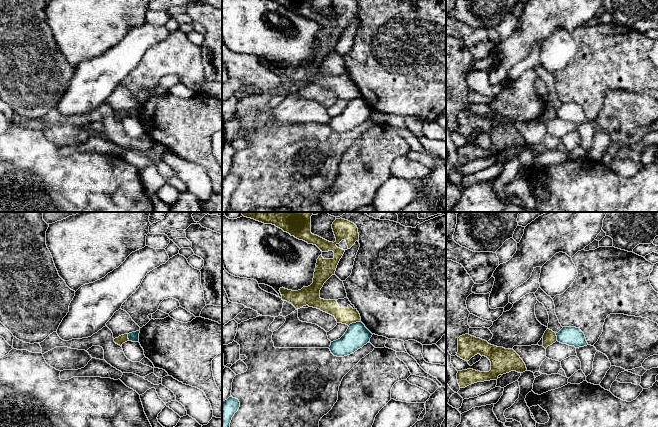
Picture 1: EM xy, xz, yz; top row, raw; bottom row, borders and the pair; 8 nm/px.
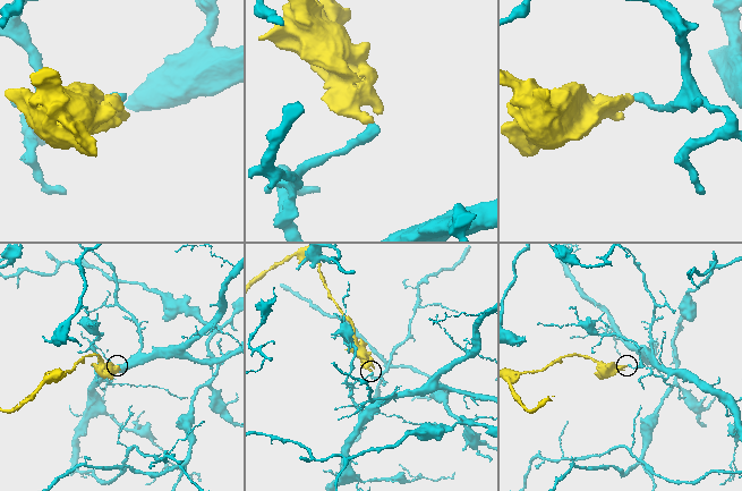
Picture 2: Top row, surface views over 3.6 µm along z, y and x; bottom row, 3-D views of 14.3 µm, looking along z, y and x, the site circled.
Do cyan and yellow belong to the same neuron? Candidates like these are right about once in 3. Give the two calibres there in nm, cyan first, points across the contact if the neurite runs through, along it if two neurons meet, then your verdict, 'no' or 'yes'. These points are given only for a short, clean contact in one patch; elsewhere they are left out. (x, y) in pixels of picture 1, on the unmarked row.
190 nm thick on the cyan side, 130 nm on the other; border along xz (360, 96), (348, 101); no

